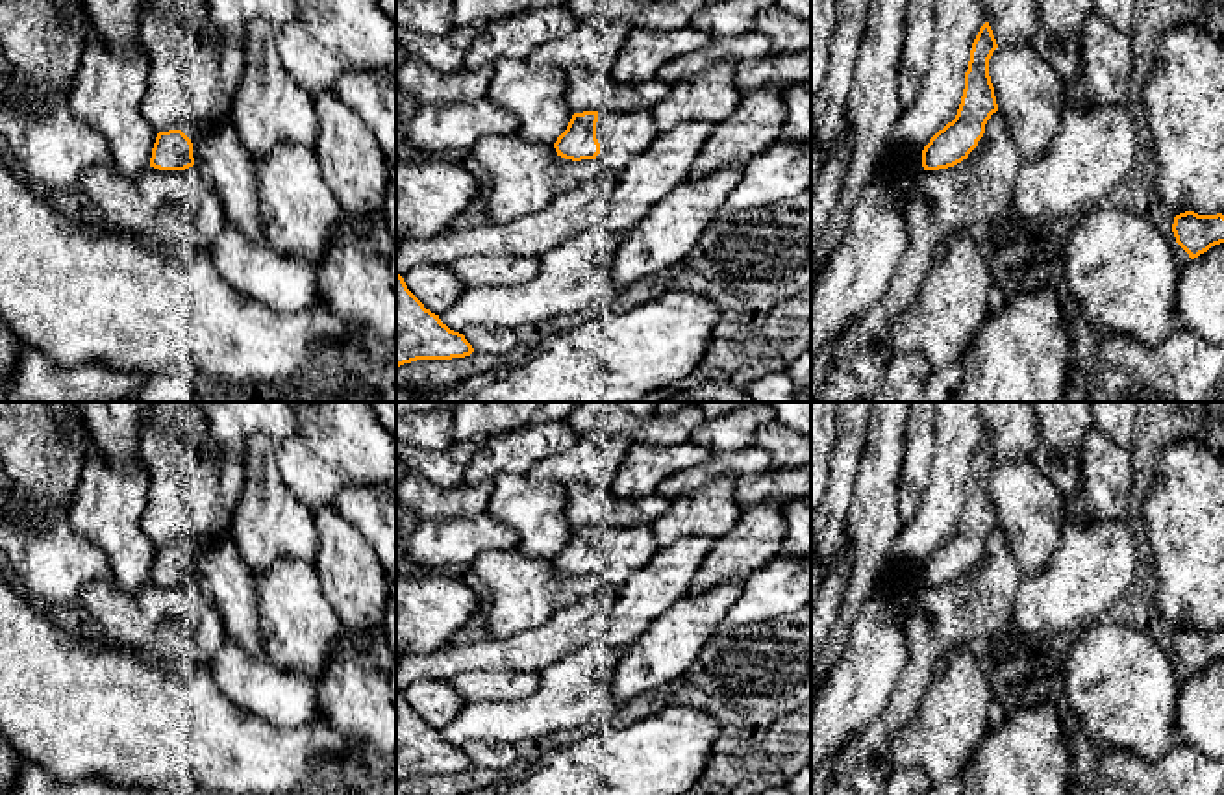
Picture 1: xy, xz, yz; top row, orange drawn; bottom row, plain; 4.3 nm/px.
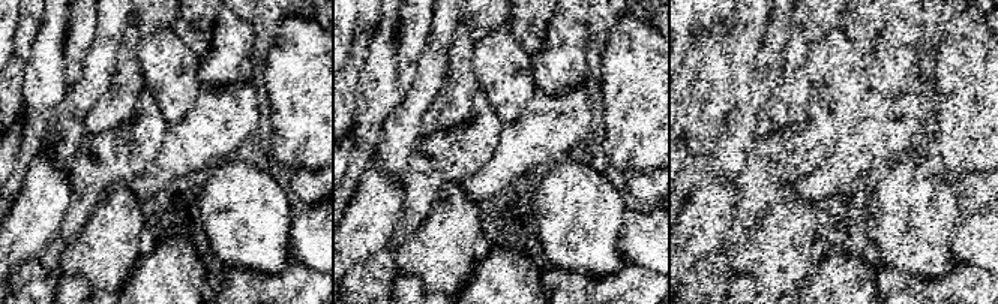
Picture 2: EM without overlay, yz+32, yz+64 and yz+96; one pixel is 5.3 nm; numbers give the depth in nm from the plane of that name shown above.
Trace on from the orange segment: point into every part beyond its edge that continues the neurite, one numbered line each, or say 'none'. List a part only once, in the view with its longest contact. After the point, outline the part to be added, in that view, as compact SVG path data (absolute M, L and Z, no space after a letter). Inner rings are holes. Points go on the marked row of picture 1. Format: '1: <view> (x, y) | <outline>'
1: xz (623, 136) | M650 109L639 111L598 111L596 139L600 154L596 156L607 169L620 170L631 159L641 156L659 135Z

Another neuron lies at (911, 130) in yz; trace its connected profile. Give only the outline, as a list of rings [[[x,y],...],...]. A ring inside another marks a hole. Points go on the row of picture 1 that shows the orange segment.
[[[935,0],[931,67],[922,76],[915,102],[902,111],[876,165],[876,170],[894,170],[900,196],[911,191],[917,172],[906,150],[926,146],[957,115],[972,43],[985,22],[981,0]]]

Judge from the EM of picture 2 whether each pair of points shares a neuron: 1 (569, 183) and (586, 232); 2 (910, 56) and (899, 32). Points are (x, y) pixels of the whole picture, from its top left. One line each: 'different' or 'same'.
1: same
2: same

